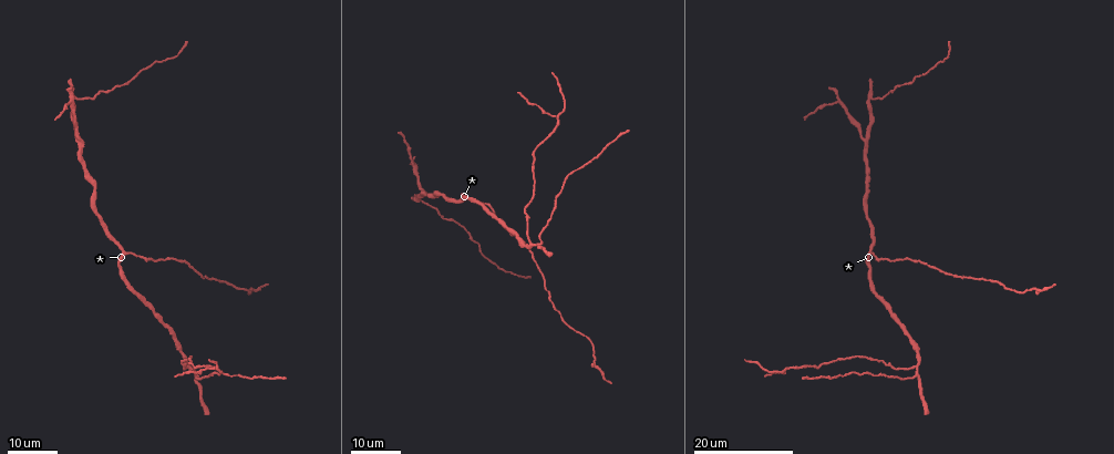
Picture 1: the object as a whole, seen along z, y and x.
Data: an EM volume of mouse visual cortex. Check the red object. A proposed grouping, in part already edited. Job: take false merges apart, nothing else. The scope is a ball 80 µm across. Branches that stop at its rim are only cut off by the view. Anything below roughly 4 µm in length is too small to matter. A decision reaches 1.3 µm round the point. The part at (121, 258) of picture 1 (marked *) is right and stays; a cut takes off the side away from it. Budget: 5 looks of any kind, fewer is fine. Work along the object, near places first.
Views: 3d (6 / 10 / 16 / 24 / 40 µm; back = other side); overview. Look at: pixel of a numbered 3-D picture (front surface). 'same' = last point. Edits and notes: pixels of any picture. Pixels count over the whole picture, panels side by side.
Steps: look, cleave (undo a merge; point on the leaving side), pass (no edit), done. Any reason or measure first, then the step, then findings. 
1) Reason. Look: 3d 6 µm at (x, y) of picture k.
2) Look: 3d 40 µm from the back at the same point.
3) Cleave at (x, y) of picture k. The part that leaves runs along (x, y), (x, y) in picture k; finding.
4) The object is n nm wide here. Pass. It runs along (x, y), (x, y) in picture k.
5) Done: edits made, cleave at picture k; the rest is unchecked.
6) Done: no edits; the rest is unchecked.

Thin arm on a thick one. Look: 3d 24 µm at (79, 140) of picture 1.

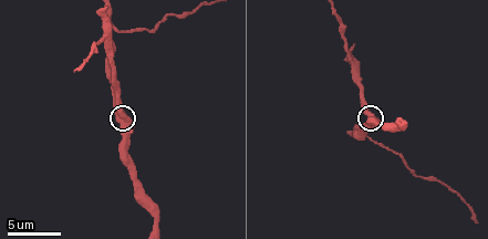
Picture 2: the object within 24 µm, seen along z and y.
Closer look. Look: 3d 6 µm at (124, 118) of picture 2.

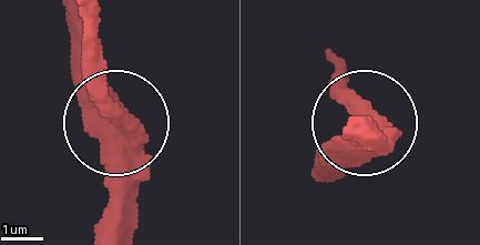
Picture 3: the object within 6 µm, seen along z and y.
The side arm is 20 µm long. Cleave at (100, 89) of picture 3. The part that leaves runs along (129, 124), (101, 85), (87, 22) in picture 3; a second neuron is stuck on.

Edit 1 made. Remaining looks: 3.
Look: overview.

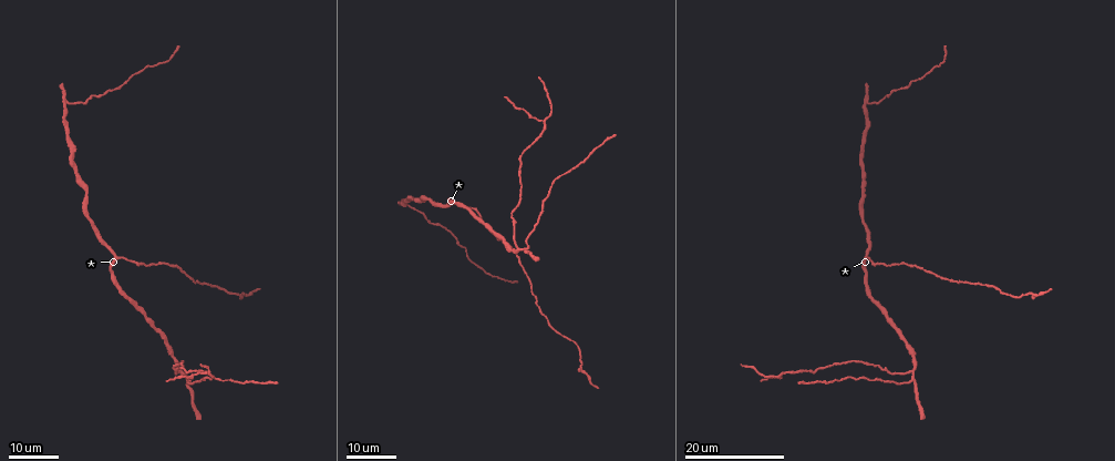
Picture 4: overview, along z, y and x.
Thin arm on a thick one. Look: 3d 24 µm at (546, 119) of picture 4.

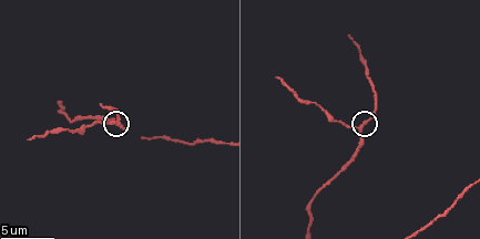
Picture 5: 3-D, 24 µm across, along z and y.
Look: 3d 6 µm at (360, 126) of picture 5.

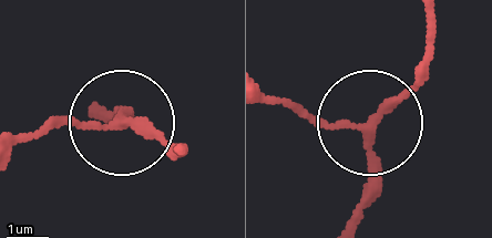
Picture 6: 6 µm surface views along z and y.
The object is 190 nm wide here. Pass. It runs along (347, 219), (371, 166), (368, 127), (318, 124), (265, 103) in picture 6; all the same neuron.

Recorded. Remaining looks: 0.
Done: edits made, cleave at picture 3; the rest is unchecked.

